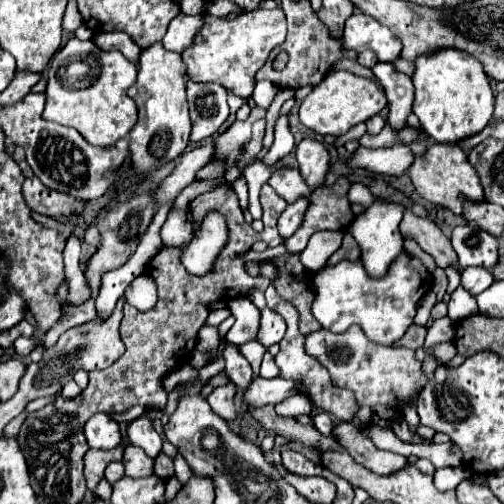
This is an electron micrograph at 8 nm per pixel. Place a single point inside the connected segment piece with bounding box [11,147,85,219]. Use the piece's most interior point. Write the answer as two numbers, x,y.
39,198

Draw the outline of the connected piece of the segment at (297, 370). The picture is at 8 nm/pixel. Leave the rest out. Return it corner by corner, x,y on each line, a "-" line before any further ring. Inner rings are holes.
273,285
267,287
265,299
267,299
267,305
269,305
273,311
277,311
277,313
287,321
287,333
285,333
283,341
279,343
280,351
277,353
277,357
275,357
277,367
281,369
281,377
283,377
283,379
289,379
289,381
293,381
293,383
297,381
297,389
299,389
303,395
307,395
319,409
323,409
323,411
327,411
327,413
333,413
333,417
337,417
339,421
353,421
355,415
357,415
357,411
359,411
359,405
355,403
355,395
353,395
351,391
347,391
347,389
337,389
337,387
333,387
333,383
331,383
331,379
329,379
329,371
327,371
317,359
307,357
305,347
303,347
303,345
305,345
305,335
301,335
299,329
297,329
297,319
299,319
297,309
295,309
289,301
285,301
283,297
279,297
279,293
275,291

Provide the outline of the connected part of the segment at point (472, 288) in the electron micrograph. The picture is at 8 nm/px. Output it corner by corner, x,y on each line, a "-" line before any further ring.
467,267
461,275
461,285
463,289
467,289
471,295
479,295
481,291
485,291
487,287
491,287
493,283
493,275
491,271
483,269
483,267

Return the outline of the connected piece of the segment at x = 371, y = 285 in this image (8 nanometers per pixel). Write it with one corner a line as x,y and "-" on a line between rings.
407,251
393,259
383,277
371,277
365,271
361,259
343,261
337,265
325,265
315,273
315,299
311,305
311,313
327,331
345,333
351,325
359,325
371,341
379,345
393,345
405,335
407,327
413,325
417,303
423,299
429,287
431,275
427,273
425,265

